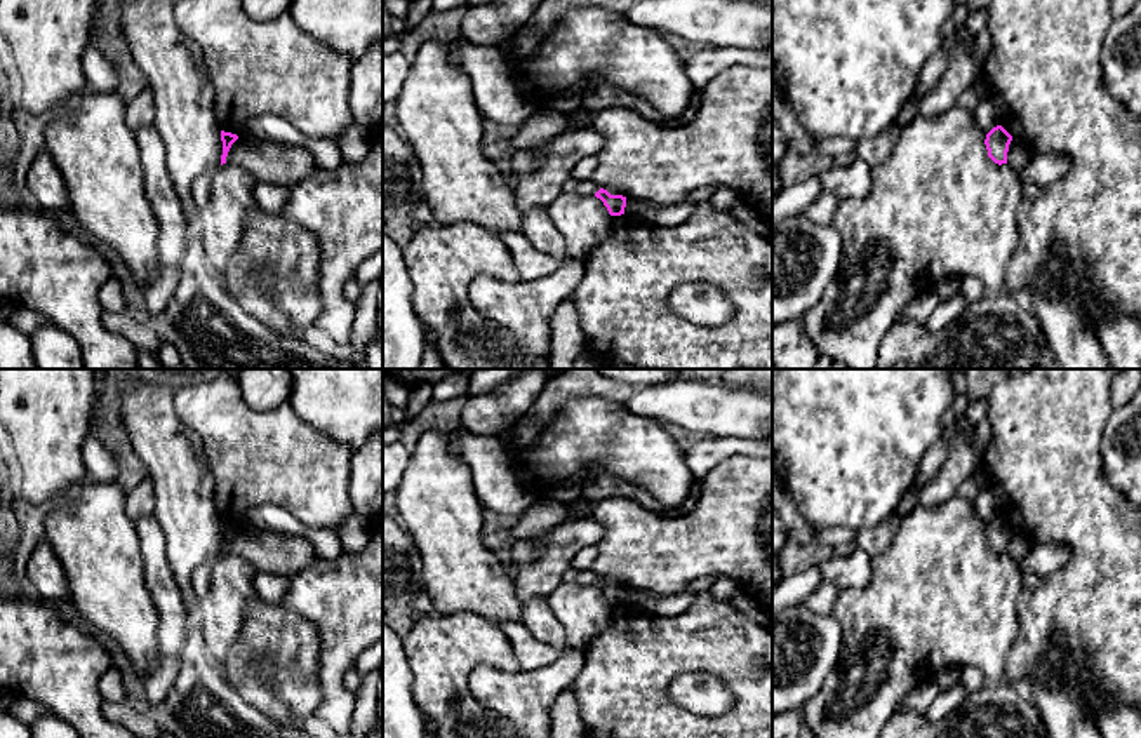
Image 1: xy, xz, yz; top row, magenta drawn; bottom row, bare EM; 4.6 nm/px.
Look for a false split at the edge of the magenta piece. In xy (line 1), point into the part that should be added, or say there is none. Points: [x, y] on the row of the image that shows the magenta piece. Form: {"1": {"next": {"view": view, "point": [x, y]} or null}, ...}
{"1": {"next": null}}

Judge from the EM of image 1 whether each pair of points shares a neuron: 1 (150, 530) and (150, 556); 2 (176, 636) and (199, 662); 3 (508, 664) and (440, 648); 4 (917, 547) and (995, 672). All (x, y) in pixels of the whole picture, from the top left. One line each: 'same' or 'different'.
1: same
2: different
3: same
4: same

